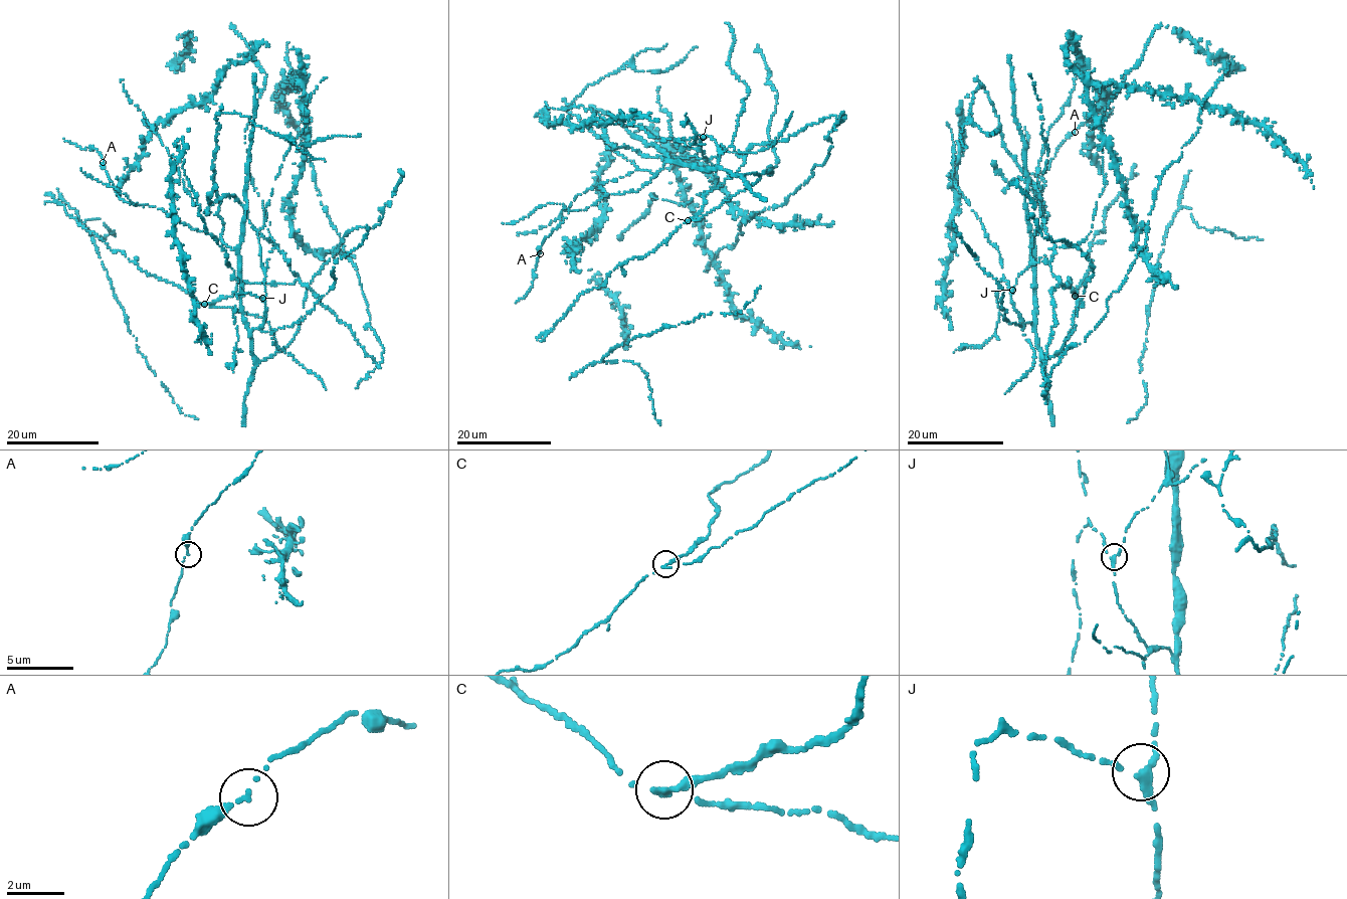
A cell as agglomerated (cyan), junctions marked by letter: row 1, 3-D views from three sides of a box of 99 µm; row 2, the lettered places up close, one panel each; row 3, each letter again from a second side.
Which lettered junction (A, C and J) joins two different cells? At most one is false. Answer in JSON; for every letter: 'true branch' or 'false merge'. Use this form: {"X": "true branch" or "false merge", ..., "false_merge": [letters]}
{"A": "true branch", "C": "false merge", "J": "true branch", "false_merge": ["C"]}

